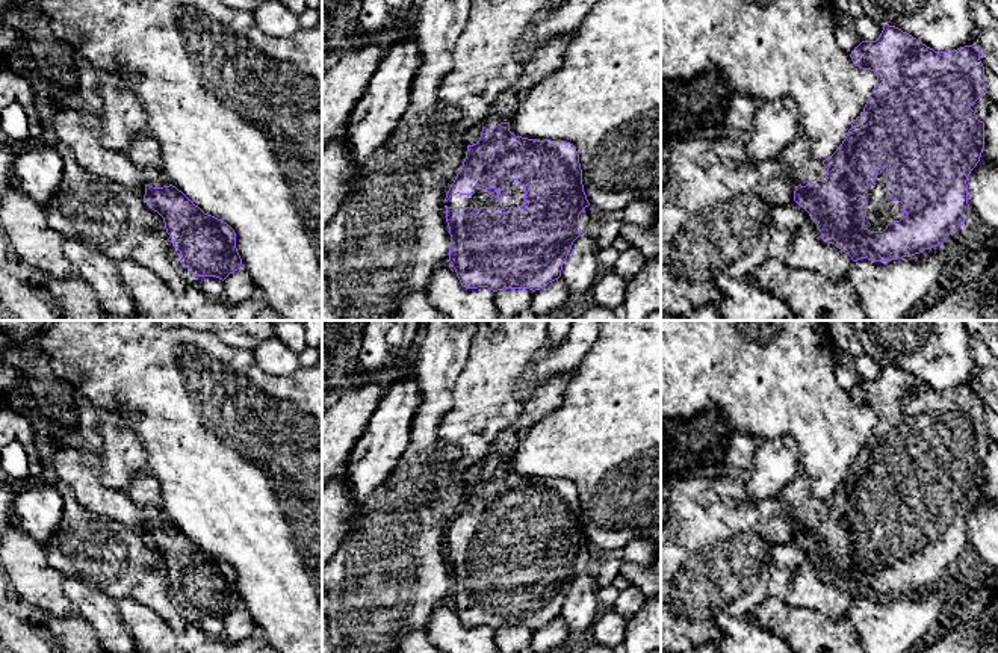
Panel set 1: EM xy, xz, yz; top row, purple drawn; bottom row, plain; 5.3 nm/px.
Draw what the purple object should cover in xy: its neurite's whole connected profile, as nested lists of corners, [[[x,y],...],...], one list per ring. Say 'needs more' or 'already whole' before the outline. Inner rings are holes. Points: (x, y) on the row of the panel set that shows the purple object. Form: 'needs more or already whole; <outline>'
needs more; [[[150,135],[138,136],[127,153],[145,181],[144,200],[147,206],[163,218],[171,243],[180,251],[178,258],[188,271],[194,277],[216,277],[224,281],[230,274],[240,269],[243,265],[236,248],[234,230],[227,222],[204,213],[169,183],[162,169],[159,144],[154,138]]]

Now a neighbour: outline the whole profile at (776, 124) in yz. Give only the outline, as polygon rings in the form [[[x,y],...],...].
[[[791,98],[759,101],[752,128],[742,135],[752,163],[780,157],[800,136],[798,109]]]

